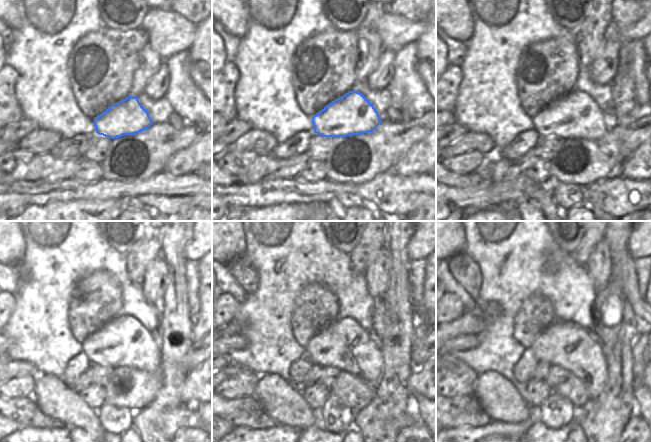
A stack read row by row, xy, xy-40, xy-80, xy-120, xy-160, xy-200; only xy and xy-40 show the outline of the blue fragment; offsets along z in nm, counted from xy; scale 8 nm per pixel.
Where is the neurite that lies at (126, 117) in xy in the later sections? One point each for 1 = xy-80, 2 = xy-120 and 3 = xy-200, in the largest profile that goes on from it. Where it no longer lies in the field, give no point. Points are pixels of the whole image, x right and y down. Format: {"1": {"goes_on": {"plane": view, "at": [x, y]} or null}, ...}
{"1": {"goes_on": {"plane": "xy-80", "at": [574, 115]}}, "2": {"goes_on": {"plane": "xy-120", "at": [122, 342]}}, "3": {"goes_on": {"plane": "xy-200", "at": [567, 344]}}}

